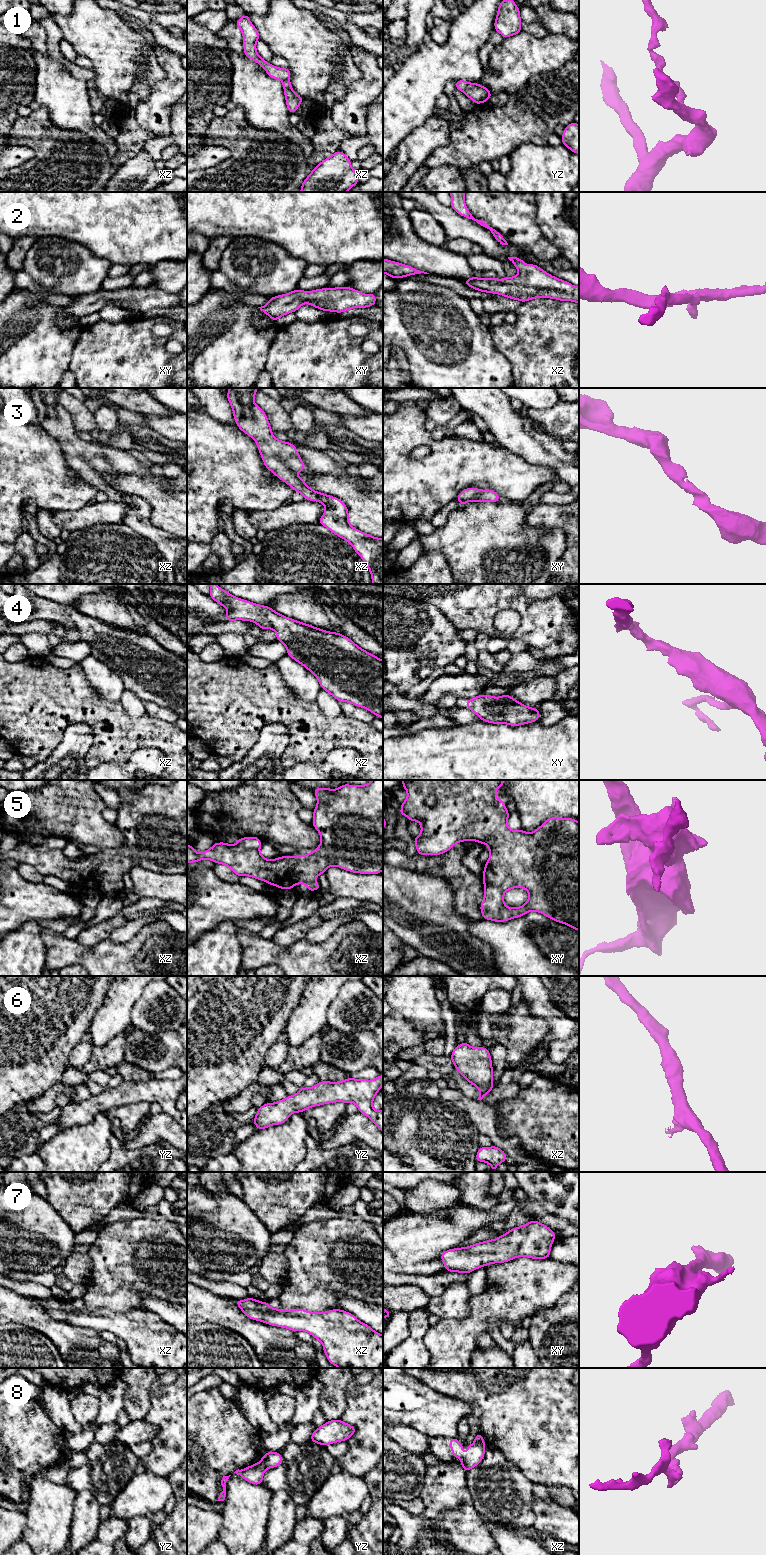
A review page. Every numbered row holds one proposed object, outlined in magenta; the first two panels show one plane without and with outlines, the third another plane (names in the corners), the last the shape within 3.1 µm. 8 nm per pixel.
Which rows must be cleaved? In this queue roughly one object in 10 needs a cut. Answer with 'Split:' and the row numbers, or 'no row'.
Split: 1, 8

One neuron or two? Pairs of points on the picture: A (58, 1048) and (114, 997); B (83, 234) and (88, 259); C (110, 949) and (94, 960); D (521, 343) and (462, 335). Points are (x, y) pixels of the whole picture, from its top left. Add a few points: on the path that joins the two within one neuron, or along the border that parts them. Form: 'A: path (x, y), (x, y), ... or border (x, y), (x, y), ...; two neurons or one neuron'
A: border (105, 995), (101, 1005), (94, 1014), (87, 1032); two neurons
B: border (70, 240), (79, 242), (96, 255), (107, 259); two neurons
C: path (106, 953), (98, 960); one neuron
D: border (488, 328), (494, 347), (506, 358); two neurons

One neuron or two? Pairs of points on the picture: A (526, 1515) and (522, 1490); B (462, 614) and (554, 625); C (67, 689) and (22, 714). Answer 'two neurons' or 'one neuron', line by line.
A: one neuron
B: one neuron
C: one neuron

